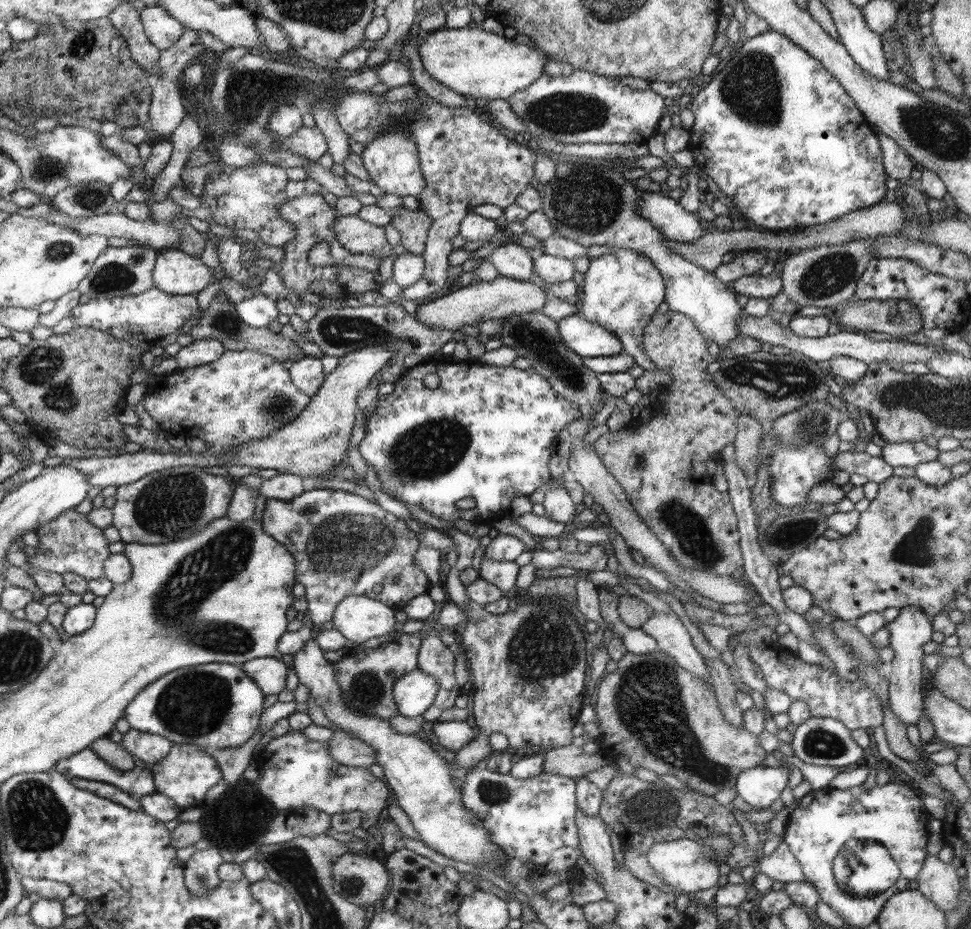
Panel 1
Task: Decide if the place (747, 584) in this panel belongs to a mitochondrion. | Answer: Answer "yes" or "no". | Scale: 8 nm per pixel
no

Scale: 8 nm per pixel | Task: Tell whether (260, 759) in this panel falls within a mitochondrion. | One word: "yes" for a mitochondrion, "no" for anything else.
no

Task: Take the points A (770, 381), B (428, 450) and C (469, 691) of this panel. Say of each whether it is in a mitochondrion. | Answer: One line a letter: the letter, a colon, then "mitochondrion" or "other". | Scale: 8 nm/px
A: mitochondrion
B: mitochondrion
C: other

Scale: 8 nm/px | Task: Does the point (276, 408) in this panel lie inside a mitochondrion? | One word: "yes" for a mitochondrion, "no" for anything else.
yes

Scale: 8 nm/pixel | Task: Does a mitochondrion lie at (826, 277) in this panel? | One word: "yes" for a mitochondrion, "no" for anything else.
yes

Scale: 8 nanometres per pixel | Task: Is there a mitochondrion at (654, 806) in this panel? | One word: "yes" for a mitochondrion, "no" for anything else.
yes

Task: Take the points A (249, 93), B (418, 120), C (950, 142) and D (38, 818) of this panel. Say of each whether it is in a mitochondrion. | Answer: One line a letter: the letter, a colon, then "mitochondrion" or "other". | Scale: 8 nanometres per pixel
A: mitochondrion
B: mitochondrion
C: mitochondrion
D: mitochondrion

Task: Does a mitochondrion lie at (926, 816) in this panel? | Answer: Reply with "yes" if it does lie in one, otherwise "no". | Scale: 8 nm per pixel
no

